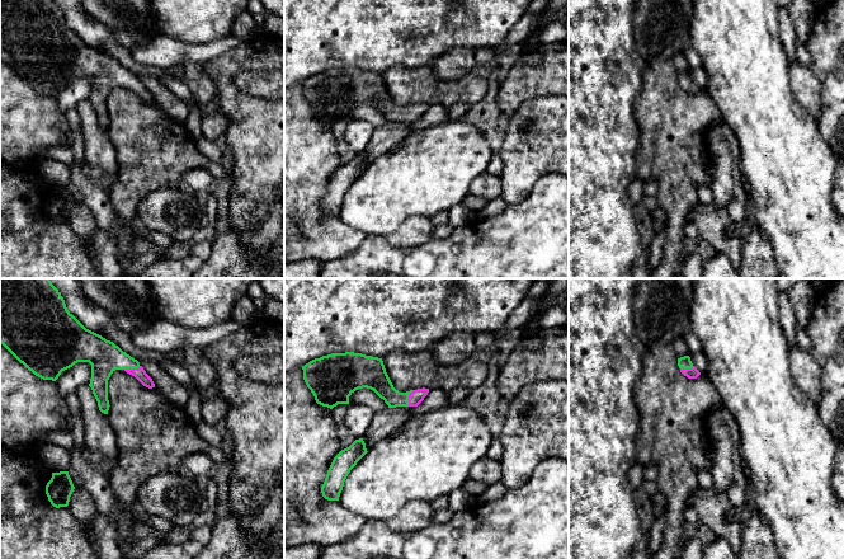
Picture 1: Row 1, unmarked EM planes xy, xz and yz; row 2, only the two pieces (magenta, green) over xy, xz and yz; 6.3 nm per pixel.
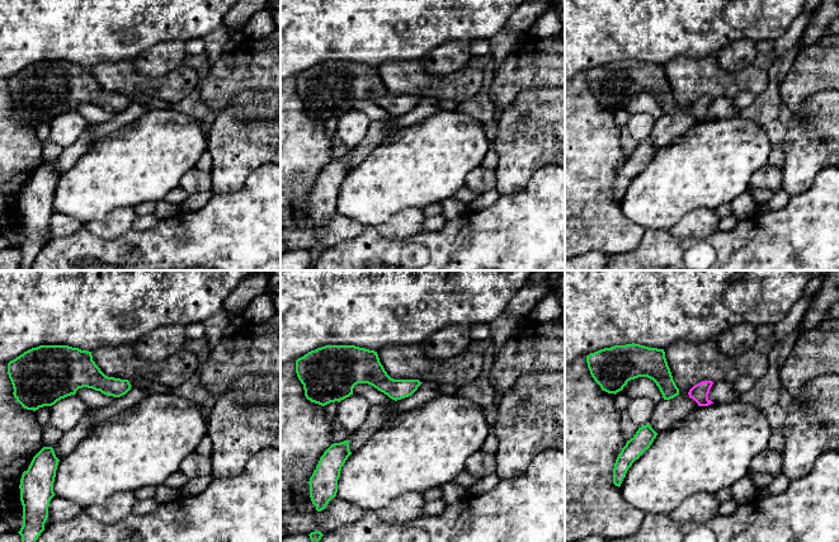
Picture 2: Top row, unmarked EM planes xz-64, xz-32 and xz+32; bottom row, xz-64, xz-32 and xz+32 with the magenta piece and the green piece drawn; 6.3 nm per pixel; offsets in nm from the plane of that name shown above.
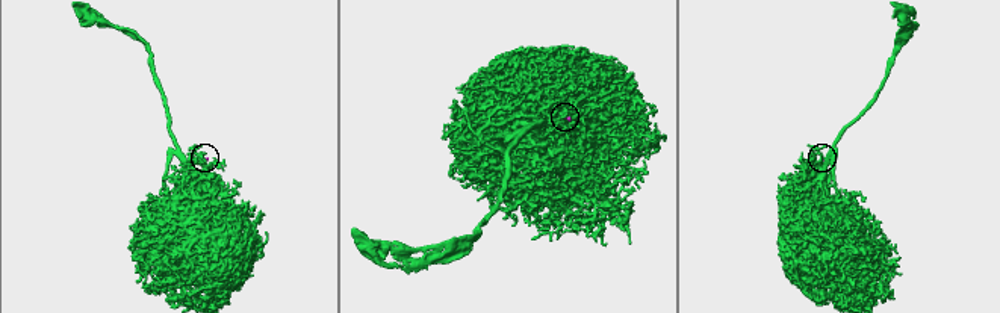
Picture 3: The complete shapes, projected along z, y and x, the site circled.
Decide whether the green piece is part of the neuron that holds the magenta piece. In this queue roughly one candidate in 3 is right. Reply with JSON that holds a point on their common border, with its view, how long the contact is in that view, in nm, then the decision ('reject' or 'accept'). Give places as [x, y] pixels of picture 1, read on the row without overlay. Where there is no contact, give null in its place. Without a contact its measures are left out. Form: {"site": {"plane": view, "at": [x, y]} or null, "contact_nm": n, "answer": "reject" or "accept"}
{"site": {"plane": "xz", "at": [409, 113]}, "contact_nm": 110, "answer": "accept"}

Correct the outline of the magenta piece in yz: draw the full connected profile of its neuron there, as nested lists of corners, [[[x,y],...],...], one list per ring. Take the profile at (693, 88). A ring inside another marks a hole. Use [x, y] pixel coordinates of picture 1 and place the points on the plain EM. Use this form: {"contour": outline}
{"contour": [[[689,71],[678,74],[678,81],[680,88],[688,94],[697,94],[701,90],[701,88],[693,81]]]}

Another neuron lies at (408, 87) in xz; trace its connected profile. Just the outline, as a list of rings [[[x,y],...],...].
[[[432,65],[416,69],[395,66],[382,72],[386,88],[396,105],[406,108],[418,104],[440,104],[447,108],[457,103],[480,103],[487,93],[487,77],[473,72],[461,79],[438,79]]]

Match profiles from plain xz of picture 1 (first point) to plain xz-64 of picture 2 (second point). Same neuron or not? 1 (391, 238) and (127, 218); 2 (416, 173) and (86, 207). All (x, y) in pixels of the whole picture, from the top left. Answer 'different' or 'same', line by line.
1: same
2: same

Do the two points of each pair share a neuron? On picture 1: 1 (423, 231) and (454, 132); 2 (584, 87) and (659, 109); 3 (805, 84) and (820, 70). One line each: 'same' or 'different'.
1: different
2: different
3: different

